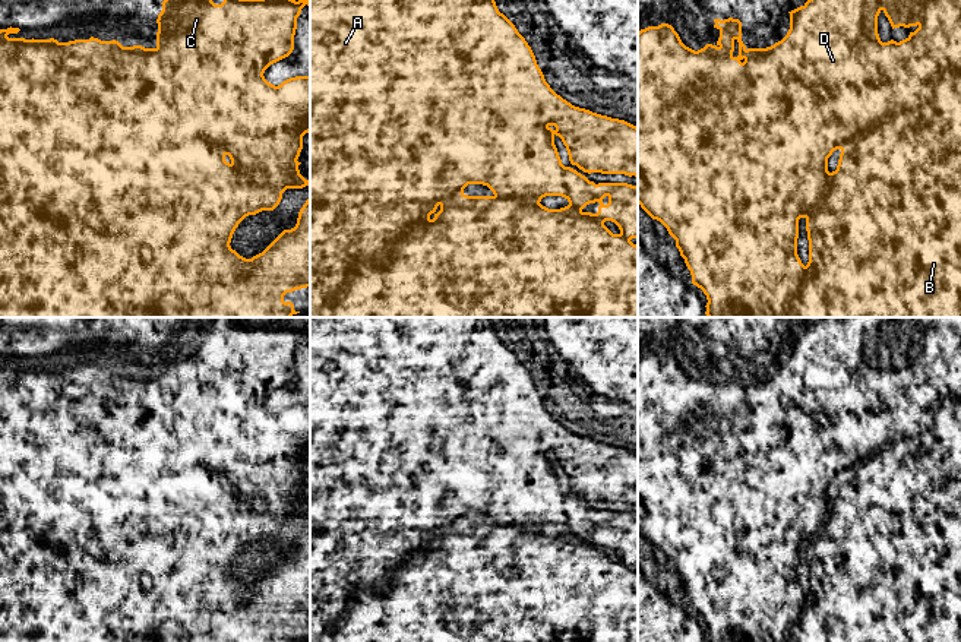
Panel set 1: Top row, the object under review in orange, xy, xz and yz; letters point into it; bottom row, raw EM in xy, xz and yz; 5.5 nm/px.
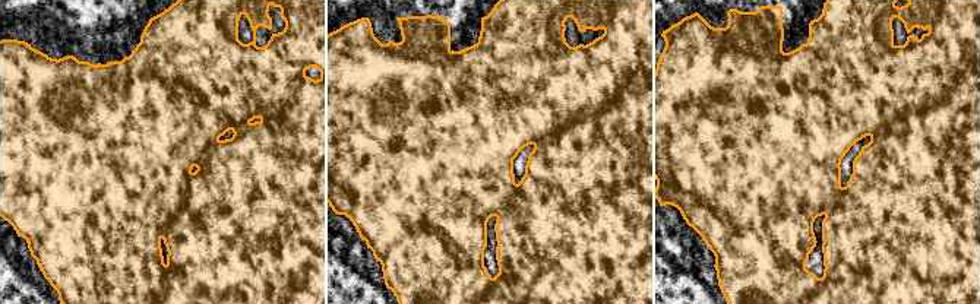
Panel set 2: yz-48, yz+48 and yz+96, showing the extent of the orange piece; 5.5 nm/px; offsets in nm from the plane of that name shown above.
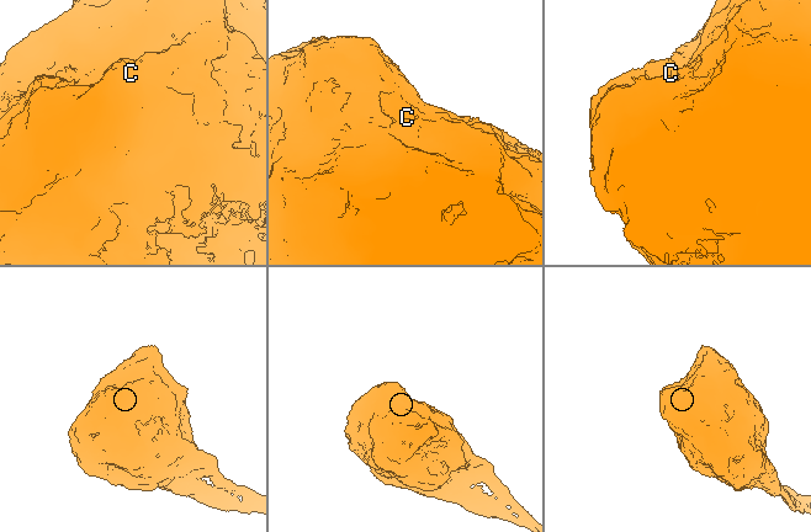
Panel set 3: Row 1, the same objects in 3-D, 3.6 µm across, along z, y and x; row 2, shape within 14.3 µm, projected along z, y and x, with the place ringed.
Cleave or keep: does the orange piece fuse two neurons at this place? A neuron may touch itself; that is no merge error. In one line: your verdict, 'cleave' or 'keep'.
cleave

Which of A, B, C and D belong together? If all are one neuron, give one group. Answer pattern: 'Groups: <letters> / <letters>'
Groups: A B C / D

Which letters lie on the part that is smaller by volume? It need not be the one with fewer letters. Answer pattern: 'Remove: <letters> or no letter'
Remove: D

